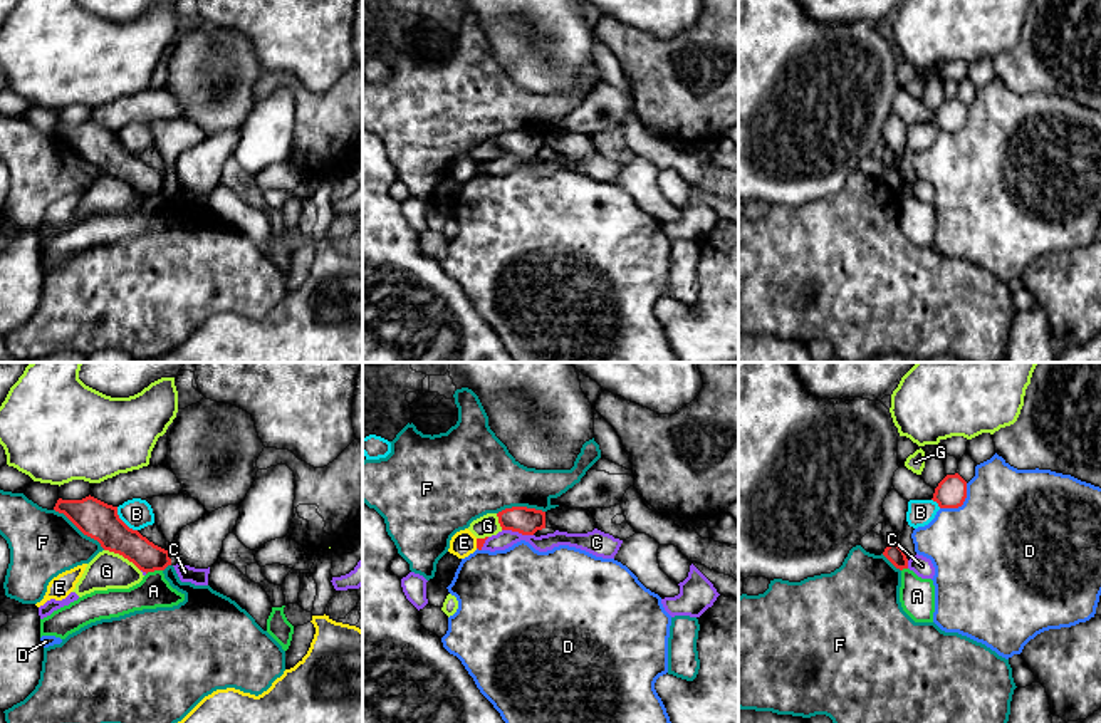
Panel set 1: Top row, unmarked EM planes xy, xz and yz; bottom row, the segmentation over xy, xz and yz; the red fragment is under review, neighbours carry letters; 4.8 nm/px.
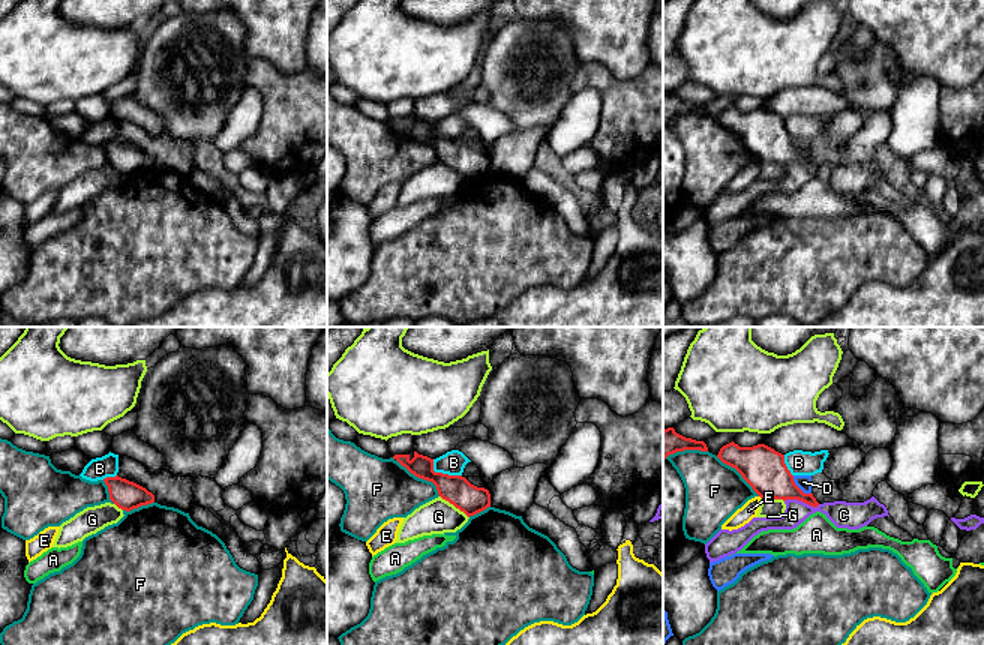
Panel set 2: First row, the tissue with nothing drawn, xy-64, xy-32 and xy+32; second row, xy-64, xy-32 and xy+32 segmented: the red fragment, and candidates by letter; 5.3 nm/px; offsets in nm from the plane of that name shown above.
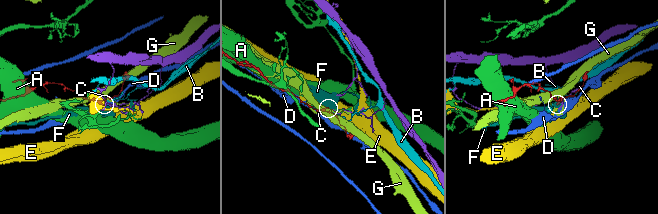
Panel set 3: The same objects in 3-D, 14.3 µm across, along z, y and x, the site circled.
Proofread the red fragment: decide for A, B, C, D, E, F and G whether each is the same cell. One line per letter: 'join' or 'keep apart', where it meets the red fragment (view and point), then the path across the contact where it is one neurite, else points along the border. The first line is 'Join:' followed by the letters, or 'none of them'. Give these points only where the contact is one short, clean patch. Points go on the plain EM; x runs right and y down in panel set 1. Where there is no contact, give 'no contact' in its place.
Join: none of them
A: keep apart | xy (153, 195) | along xy (161, 193), (146, 198)
B: keep apart | xy (121, 145)
C: keep apart | xz (517, 155) | along xz (502, 153), (532, 160)
D: keep apart | yz (960, 130)
E: keep apart | xz (477, 168) | along xz (475, 163), (477, 171)
F: keep apart | xy (79, 153)
G: keep apart | xy (123, 180) | along xy (104, 173), (121, 178), (140, 195)

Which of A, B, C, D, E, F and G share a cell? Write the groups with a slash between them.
A / B / C / D / E / F / G

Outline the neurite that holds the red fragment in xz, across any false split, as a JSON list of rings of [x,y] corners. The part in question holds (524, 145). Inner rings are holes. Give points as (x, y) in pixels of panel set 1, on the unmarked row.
[[[512,131],[497,138],[502,154],[519,156],[522,159],[534,159],[537,154],[545,153],[545,136]]]

